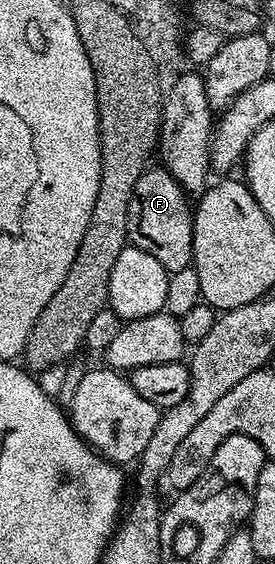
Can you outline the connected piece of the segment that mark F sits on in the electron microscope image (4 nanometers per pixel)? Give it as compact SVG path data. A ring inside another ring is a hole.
M149 167L140 176L138 183L134 183L128 212L128 240L135 248L146 251L146 255L154 255L154 259L162 263L168 274L177 273L192 265L193 216L189 194L171 177L168 170Z

